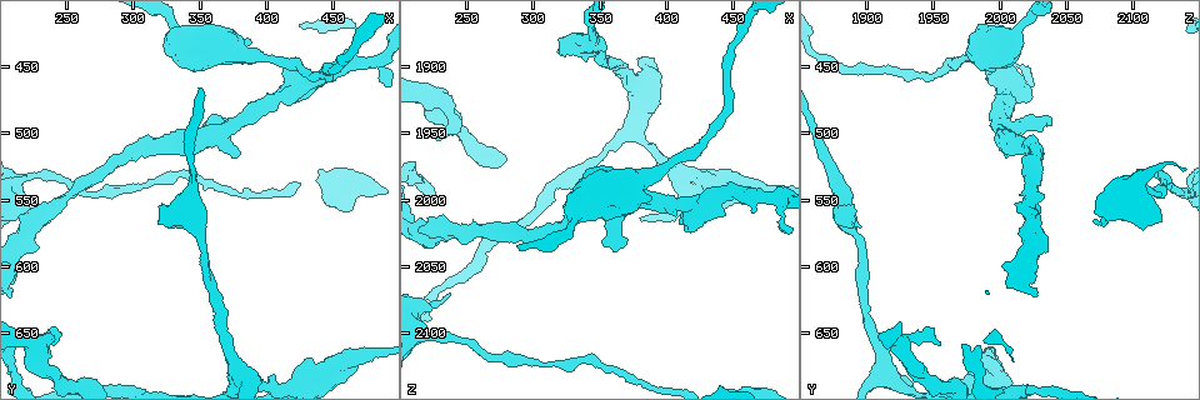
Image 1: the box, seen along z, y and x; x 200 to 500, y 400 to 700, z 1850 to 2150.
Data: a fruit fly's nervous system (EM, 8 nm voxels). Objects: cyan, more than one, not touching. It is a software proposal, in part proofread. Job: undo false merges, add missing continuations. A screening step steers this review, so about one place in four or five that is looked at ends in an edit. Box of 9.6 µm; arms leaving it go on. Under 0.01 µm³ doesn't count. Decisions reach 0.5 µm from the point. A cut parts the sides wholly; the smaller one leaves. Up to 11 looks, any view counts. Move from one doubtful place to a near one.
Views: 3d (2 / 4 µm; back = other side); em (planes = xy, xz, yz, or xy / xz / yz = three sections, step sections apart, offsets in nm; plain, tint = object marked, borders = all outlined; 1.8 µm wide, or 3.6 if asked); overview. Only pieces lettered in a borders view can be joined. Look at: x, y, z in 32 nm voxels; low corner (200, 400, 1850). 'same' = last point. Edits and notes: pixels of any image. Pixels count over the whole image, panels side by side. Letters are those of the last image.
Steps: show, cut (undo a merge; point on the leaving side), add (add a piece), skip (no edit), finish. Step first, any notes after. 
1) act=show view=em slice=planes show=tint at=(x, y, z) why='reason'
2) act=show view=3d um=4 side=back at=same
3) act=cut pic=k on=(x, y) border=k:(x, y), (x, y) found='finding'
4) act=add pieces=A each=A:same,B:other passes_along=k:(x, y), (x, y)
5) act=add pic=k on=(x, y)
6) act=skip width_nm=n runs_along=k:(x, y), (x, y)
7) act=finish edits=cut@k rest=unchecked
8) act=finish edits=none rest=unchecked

act=show view=em slice=xy step=16 show=borders at=(320, 552, 1890) why='an open end'

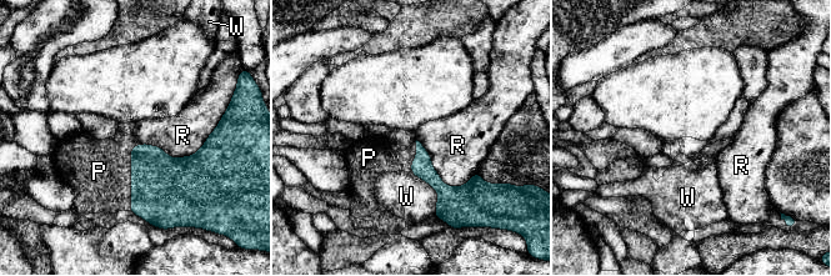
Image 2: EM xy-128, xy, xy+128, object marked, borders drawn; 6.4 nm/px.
act=add pieces=P each=P:same,R:other,W:other found='the neuron continues'

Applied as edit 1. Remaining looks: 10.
act=show view=overview why='redraw'

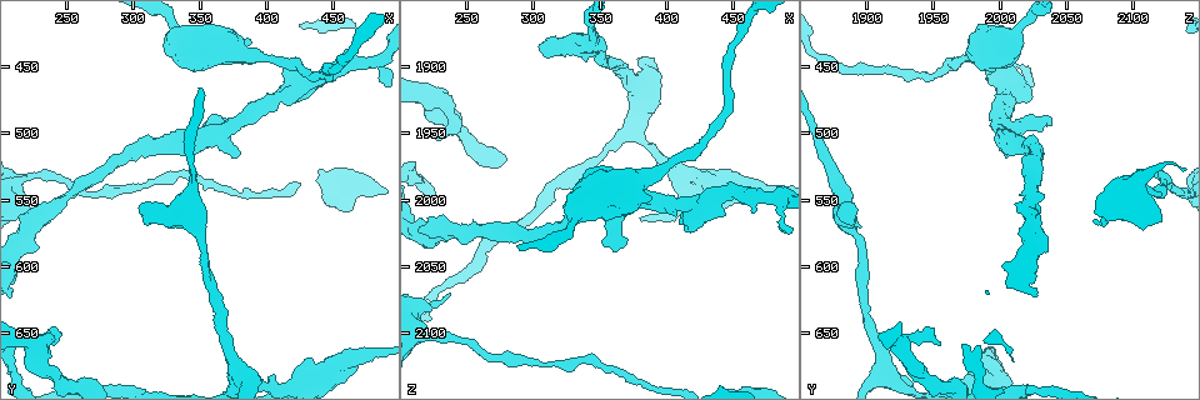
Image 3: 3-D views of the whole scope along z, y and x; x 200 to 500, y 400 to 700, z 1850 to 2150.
act=show view=em slice=yz step=4 show=tint at=(230, 658, 1956) why='an open end'

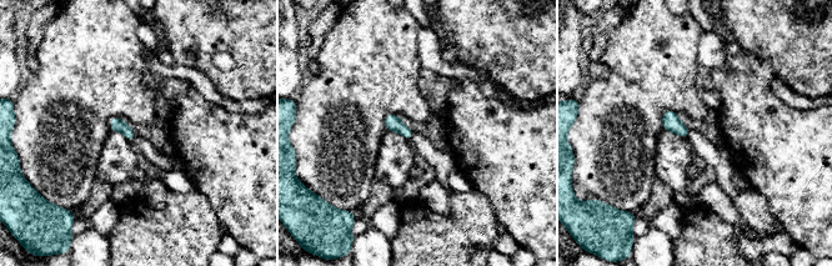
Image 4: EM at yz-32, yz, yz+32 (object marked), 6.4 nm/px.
act=show view=em slice=planes show=borders at=same

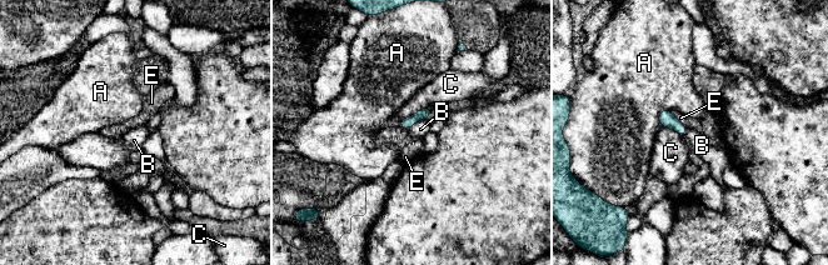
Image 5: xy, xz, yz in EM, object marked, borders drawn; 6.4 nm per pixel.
act=skip each=A:other,B:other,C:other,E:other border=5:(425, 118), (417, 121), (408, 130) found='none of them fits'

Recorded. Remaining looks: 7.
act=show view=3d um=4 side=back at=(238, 566, 2070)

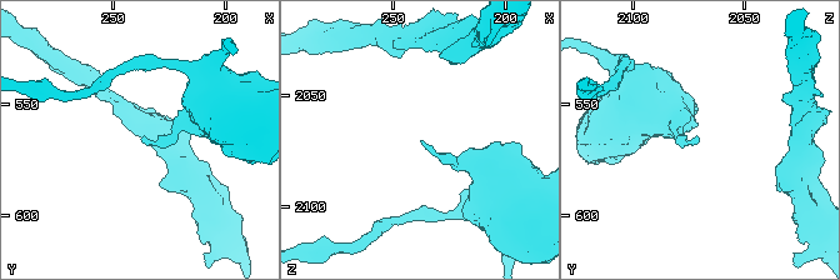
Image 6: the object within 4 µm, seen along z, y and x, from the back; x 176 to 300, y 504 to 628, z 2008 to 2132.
act=show view=em slice=xz step=4 show=borders at=(237, 565, 2070)

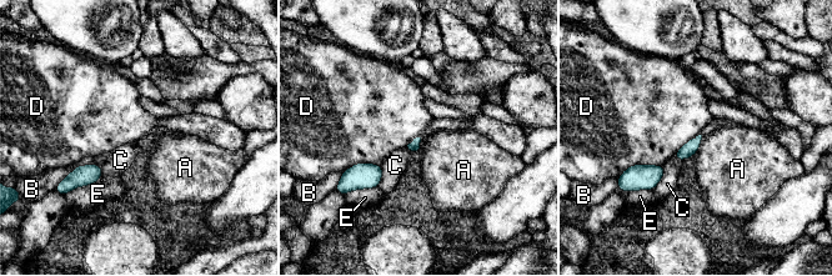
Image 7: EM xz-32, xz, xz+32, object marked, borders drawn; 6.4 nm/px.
act=show view=em slice=planes show=borders at=same why='cut it another way'

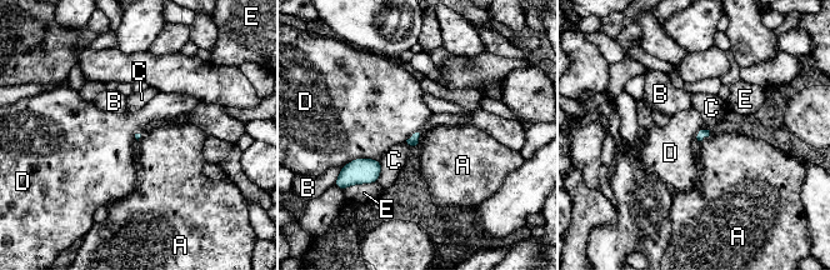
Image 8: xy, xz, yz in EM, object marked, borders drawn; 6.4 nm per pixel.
act=skip each=A:other,B:other,C:other,D:other,E:other found='none of them fits'

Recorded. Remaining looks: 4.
act=show view=3d um=2 side=back at=(380, 682, 1918) why='a fork'

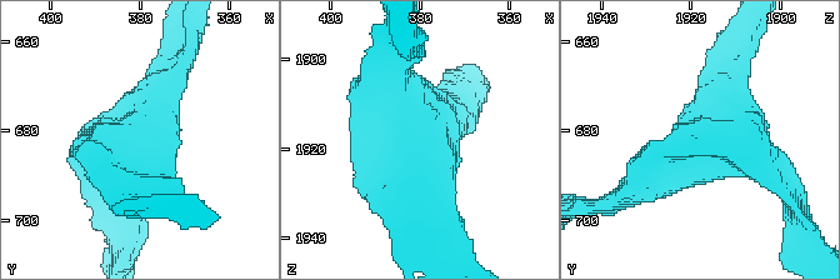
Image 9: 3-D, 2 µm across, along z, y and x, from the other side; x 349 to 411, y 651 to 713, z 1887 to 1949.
act=show view=em slice=planes show=borders at=(381, 683, 1917) arms=3 arm_widths_nm=180,190,220

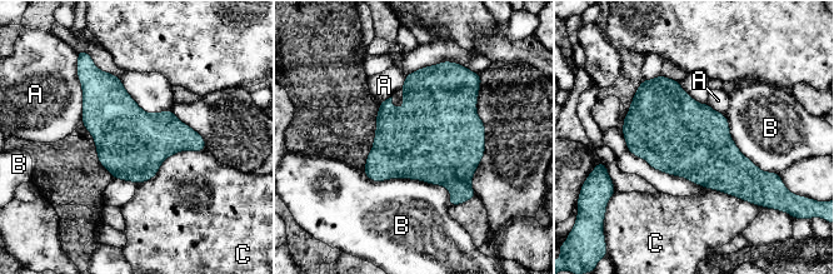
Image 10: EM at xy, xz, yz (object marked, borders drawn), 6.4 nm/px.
act=skip each=A:other,B:other,C:other border=10:(76, 75), (81, 86), (83, 123) found='one neuron here'

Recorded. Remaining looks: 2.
act=finish edits=add@2 rest=unchecked

